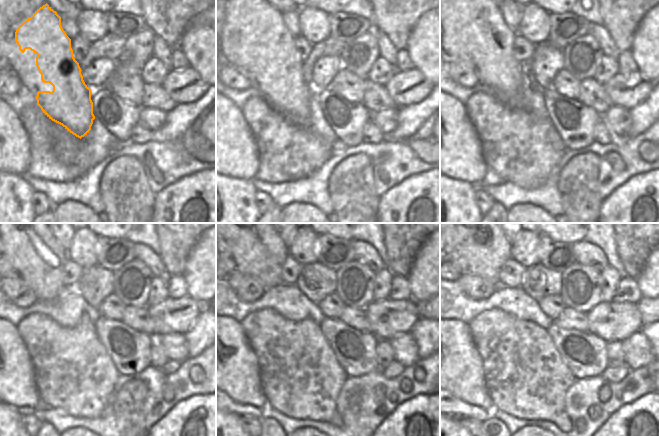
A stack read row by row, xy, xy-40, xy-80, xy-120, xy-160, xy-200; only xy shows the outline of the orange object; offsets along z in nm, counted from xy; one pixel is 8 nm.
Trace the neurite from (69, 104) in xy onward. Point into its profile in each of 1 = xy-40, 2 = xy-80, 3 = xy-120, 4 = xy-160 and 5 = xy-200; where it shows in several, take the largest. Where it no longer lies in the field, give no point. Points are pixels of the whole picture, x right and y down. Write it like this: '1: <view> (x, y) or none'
1: xy-40 (252, 22)
2: xy-80 (472, 19)
3: xy-120 (24, 243)
4: xy-160 (248, 243)
5: xy-200 (474, 243)

